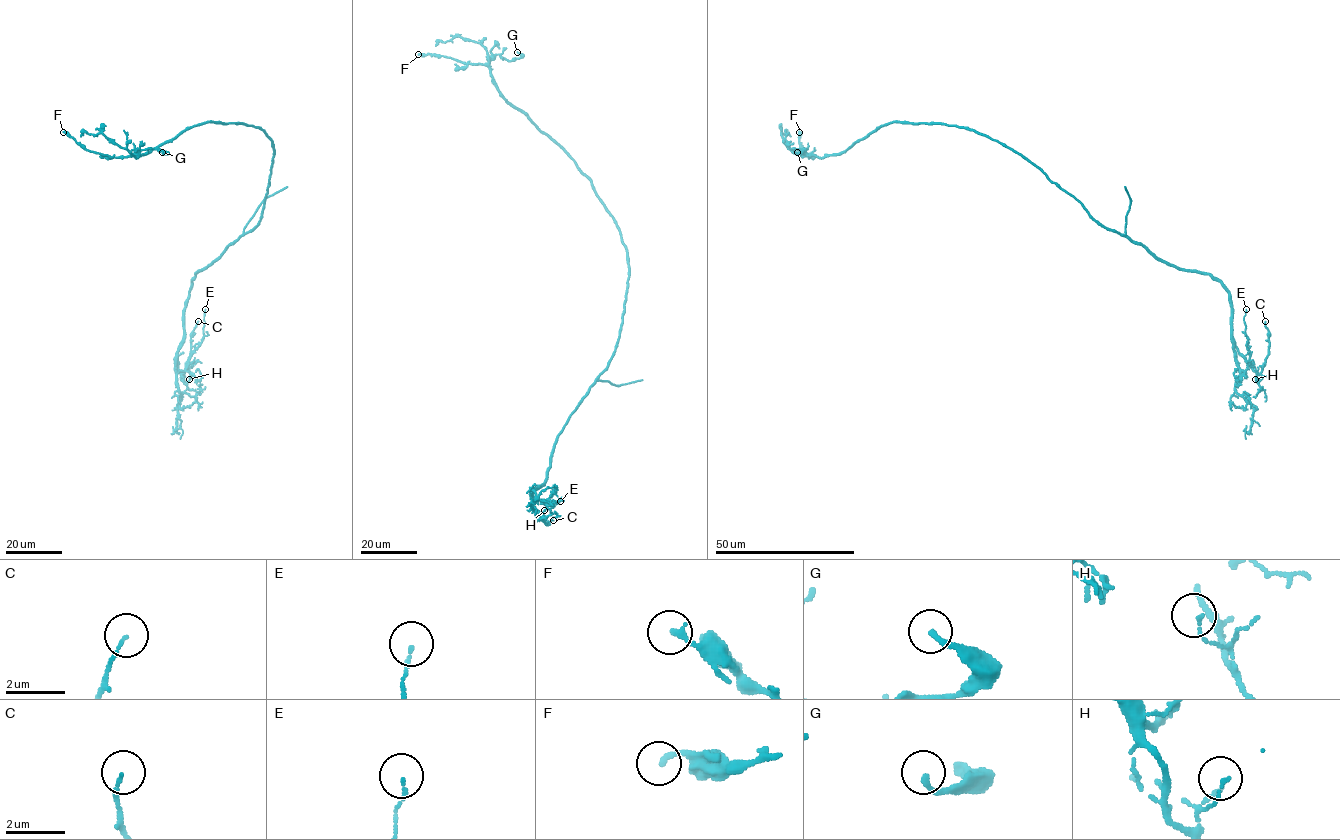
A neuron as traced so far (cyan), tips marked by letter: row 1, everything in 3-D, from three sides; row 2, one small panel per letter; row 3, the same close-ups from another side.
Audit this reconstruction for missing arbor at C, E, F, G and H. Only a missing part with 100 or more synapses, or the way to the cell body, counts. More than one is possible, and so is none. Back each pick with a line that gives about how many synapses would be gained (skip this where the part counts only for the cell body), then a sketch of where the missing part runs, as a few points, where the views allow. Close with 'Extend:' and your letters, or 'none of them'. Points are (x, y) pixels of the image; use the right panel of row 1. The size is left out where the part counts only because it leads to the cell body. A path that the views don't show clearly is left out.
Extend: none of them

